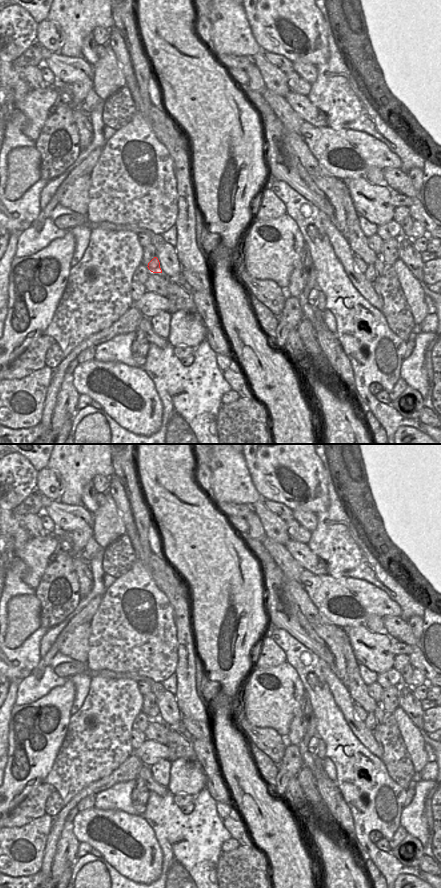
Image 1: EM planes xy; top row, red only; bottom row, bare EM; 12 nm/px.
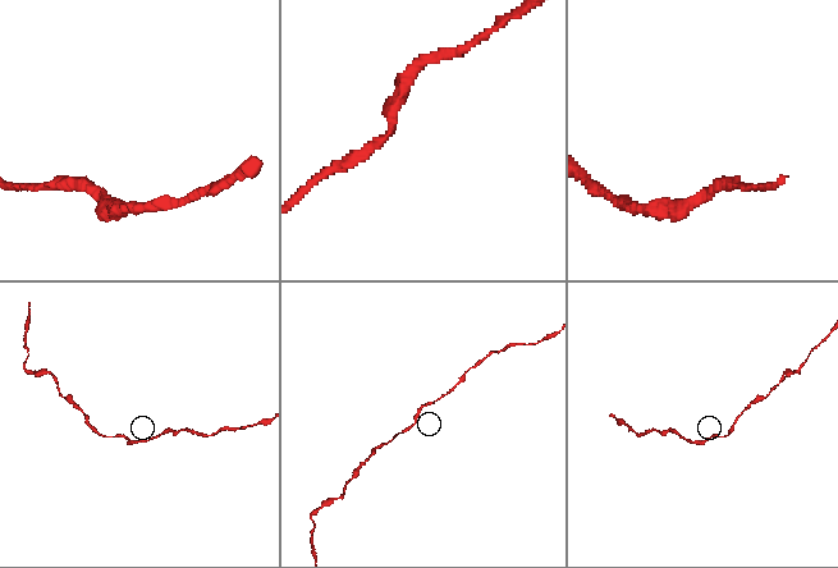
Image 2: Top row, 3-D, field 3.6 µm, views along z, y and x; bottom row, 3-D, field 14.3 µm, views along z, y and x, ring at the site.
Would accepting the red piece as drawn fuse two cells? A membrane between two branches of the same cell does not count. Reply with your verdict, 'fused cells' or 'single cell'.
single cell

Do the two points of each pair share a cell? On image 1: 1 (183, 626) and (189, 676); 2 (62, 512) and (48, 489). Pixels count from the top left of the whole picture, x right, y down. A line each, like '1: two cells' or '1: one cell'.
1: one cell
2: two cells

